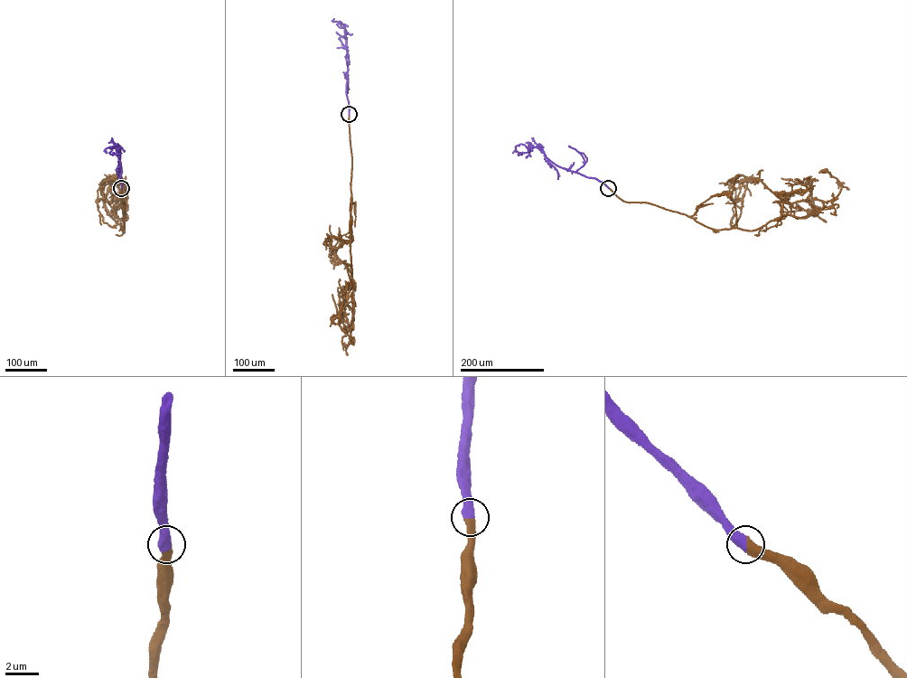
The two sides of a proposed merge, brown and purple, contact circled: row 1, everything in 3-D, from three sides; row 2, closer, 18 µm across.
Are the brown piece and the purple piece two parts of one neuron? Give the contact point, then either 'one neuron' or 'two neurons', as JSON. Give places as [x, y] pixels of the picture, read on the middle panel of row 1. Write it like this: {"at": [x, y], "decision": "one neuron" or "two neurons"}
{"at": [349, 114], "decision": "one neuron"}

